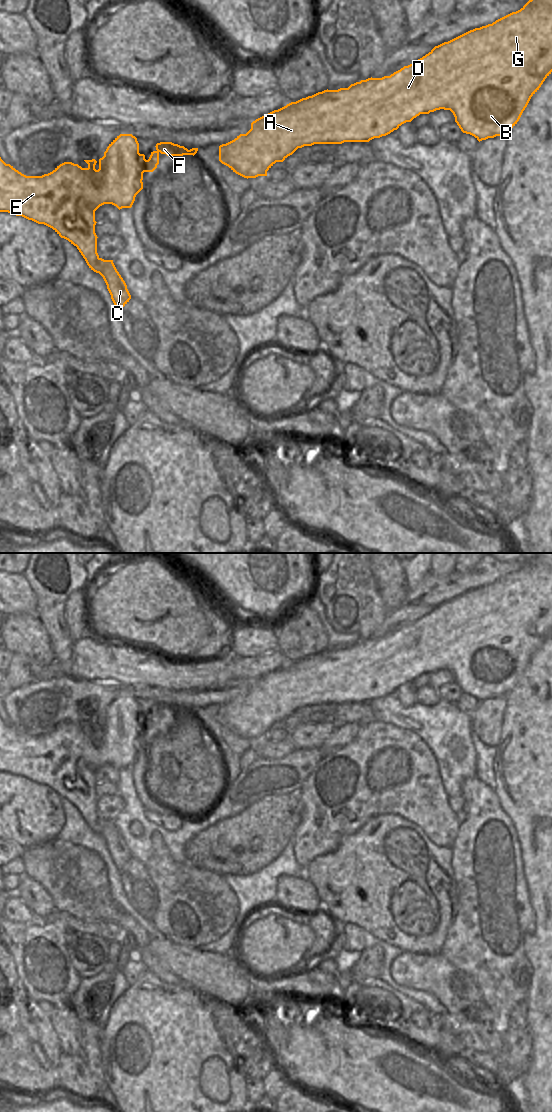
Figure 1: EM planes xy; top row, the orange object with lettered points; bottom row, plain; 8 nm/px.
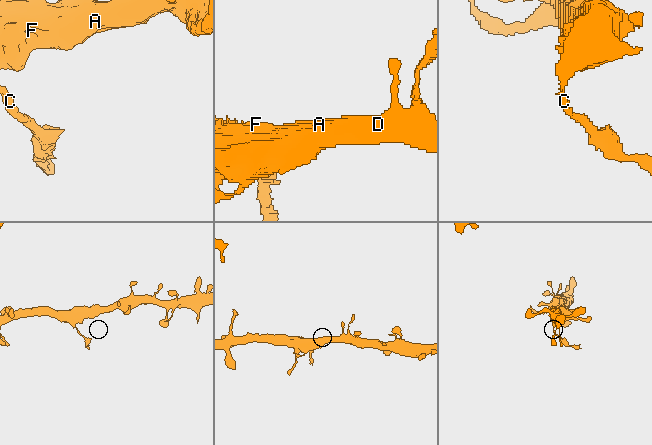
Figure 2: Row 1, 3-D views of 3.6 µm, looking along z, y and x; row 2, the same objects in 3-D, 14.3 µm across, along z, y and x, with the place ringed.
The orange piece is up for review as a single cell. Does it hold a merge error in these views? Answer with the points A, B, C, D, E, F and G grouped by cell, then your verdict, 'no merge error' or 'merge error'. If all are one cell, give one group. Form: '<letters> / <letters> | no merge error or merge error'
A B D E F G / C | merge error

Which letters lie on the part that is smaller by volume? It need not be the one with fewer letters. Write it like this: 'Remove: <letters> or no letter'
Remove: C

